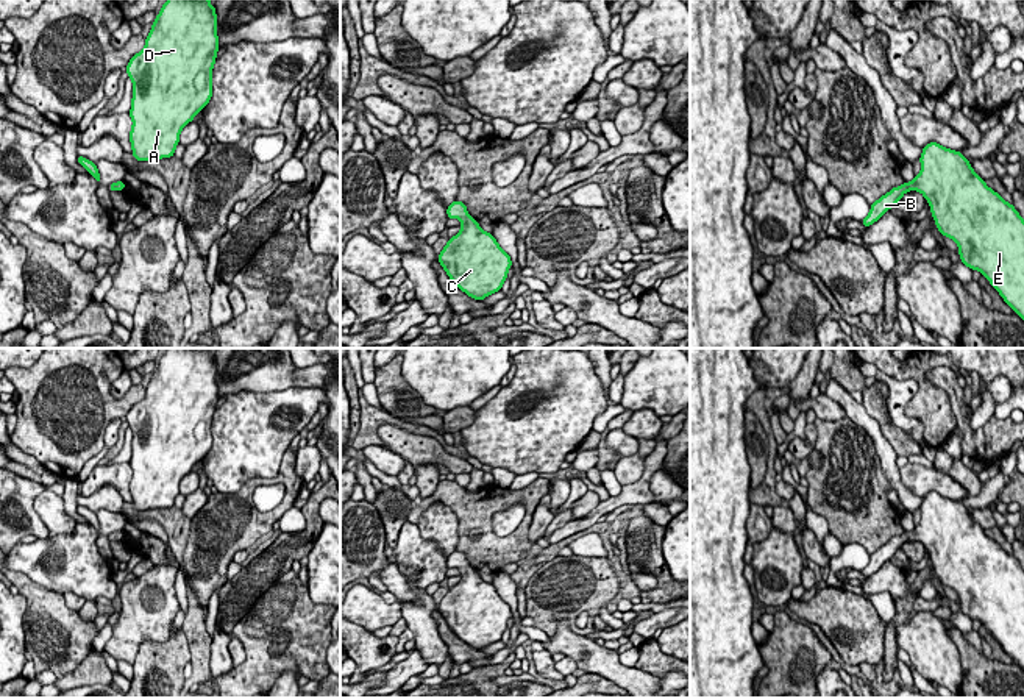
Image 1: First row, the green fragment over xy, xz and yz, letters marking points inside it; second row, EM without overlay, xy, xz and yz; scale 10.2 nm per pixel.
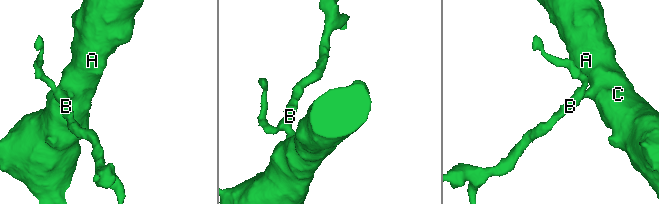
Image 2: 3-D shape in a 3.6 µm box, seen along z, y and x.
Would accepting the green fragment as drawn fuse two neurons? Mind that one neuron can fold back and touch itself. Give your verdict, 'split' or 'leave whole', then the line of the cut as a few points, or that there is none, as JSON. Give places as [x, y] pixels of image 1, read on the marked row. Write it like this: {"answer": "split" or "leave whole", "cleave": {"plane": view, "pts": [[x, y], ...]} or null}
{"answer": "leave whole", "cleave": null}

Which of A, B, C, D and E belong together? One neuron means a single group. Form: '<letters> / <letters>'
A B C D E

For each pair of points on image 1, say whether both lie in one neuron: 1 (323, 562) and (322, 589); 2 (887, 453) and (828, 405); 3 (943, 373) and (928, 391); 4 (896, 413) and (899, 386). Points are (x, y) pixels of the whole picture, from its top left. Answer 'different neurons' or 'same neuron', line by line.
1: same neuron
2: different neurons
3: different neurons
4: same neuron

